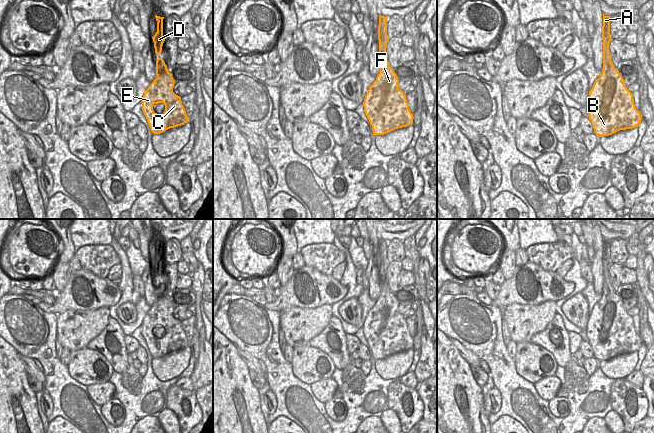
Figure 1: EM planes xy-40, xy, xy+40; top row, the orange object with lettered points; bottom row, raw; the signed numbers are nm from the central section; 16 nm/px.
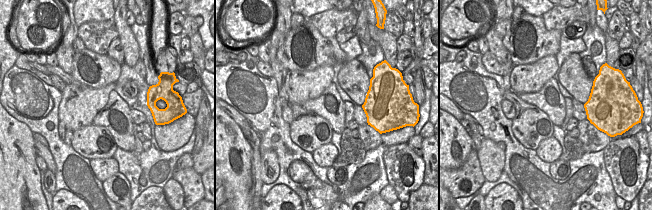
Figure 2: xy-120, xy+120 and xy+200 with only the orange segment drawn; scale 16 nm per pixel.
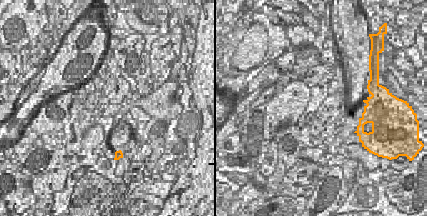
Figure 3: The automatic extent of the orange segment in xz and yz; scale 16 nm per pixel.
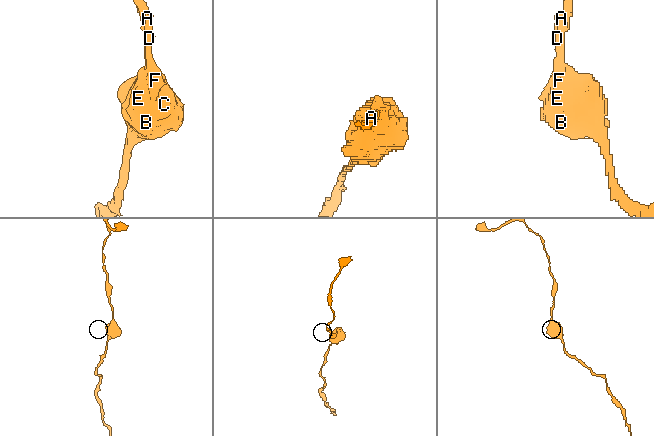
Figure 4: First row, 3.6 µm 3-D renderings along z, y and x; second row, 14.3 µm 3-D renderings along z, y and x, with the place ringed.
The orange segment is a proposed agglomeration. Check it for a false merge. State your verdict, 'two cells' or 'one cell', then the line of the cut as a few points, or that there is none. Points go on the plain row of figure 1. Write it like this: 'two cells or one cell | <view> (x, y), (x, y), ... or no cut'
one cell | no cut

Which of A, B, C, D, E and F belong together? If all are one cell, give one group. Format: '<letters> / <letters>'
A B C D E F

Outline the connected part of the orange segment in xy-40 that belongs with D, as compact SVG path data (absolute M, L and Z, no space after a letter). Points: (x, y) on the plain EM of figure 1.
M155 239L156 245L157 245L157 256L155 259L152 261L153 266L154 266L154 272L155 272L155 277L157 279L160 279L162 276L162 270L165 265L165 261L163 260L163 243L164 241L160 241Z

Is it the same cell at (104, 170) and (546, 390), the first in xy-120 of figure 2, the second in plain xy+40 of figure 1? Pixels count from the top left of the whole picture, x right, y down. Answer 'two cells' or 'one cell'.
one cell

